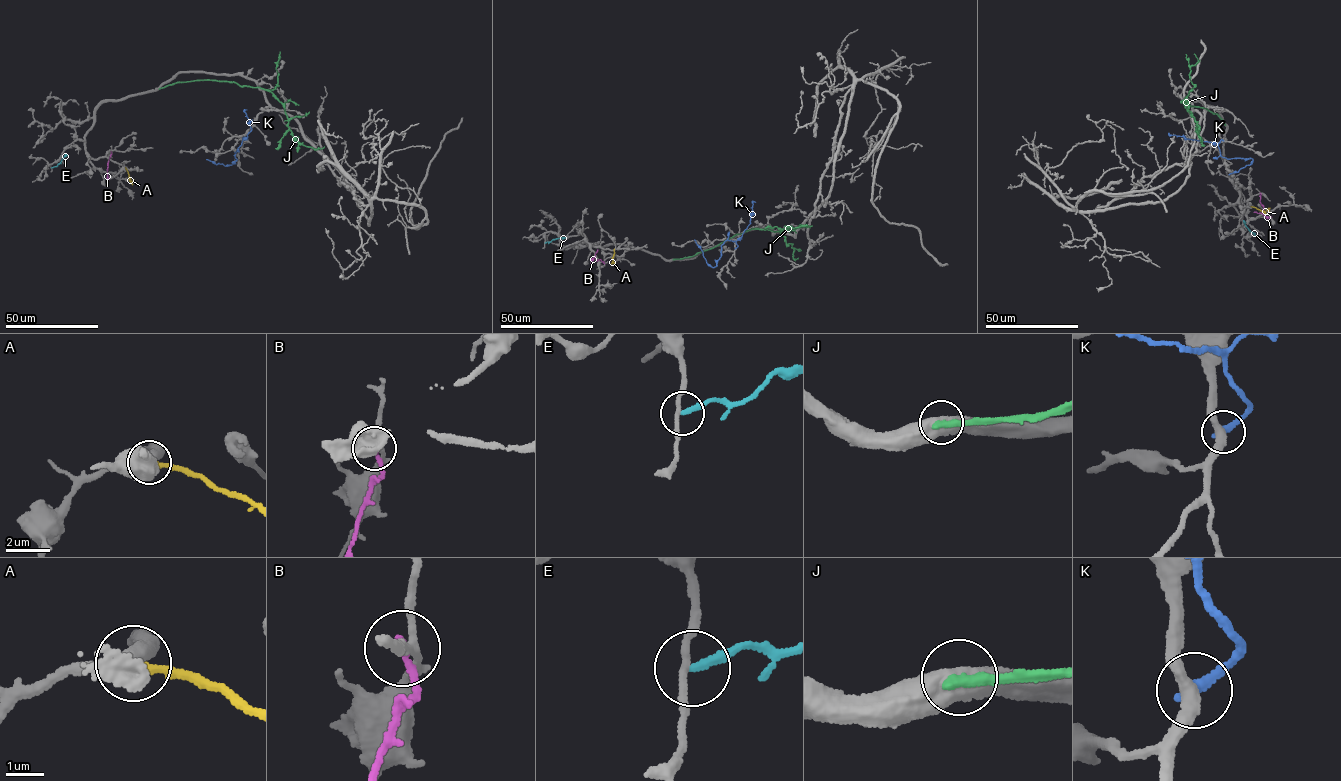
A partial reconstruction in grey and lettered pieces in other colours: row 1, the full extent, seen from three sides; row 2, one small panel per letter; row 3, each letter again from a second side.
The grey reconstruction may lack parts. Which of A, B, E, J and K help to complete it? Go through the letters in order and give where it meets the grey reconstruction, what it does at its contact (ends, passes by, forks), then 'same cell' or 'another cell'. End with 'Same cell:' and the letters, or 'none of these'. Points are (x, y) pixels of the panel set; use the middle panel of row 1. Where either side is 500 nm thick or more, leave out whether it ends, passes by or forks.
A: meets grey at (614, 249); it ends there; another cell
B: meets grey at (604, 263); it ends there; another cell
E: meets grey at (545, 243); it ends there; another cell
J: meets grey at (673, 259); another cell
K: meets grey at (735, 248); it ends there; another cell
Same cell: none of these

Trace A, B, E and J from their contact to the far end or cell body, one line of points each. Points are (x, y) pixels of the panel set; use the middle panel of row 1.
A: (614, 249), (611, 263)
B: (604, 263), (594, 256), (590, 263)
E: (545, 243), (565, 238)
J: (673, 259), (694, 256), (753, 228), (783, 232), (790, 226), (812, 225)

